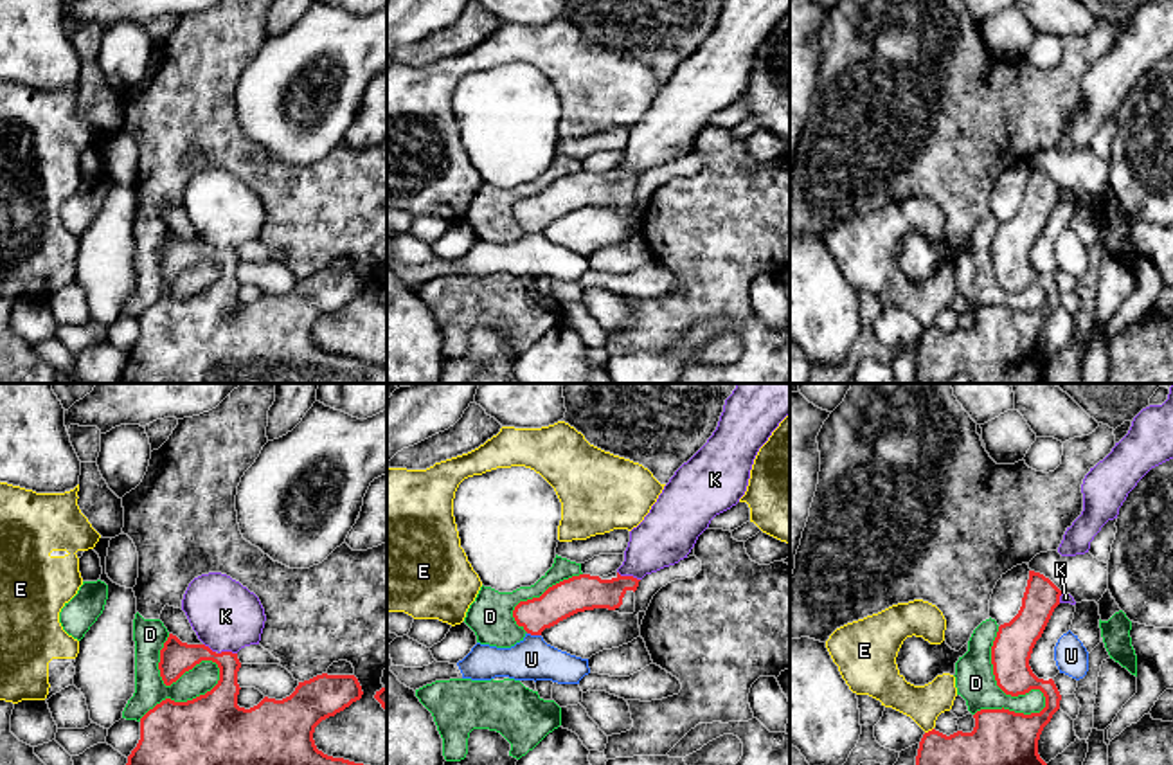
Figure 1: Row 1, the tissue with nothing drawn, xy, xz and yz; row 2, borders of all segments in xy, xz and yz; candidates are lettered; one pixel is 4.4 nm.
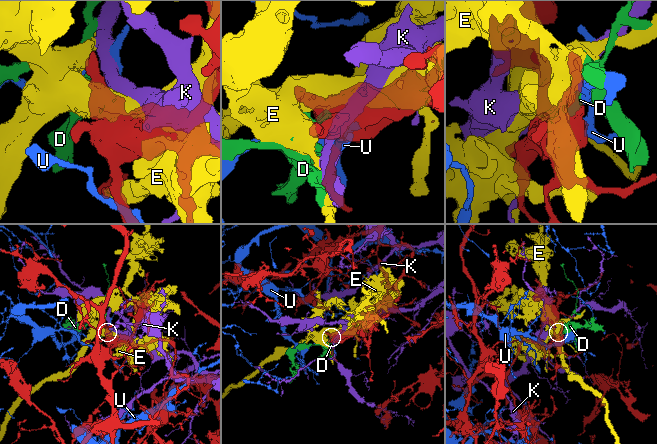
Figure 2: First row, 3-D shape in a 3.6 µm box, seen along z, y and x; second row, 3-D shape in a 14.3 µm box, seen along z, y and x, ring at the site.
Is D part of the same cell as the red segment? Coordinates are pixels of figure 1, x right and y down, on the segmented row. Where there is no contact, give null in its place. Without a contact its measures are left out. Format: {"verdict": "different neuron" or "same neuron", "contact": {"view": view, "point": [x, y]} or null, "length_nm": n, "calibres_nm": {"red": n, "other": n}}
{"verdict": "different neuron", "contact": {"view": "xy", "point": [188, 701]}, "length_nm": 440, "calibres_nm": {"red": 320, "other": 140}}

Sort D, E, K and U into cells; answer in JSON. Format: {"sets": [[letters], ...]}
{"sets": [["D"], ["E"], ["K"], ["U"]]}

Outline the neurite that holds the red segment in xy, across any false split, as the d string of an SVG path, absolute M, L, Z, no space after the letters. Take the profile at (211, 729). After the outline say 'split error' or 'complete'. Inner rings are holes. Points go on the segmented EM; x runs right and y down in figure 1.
M169 634L160 650L160 677L166 686L176 682L201 661L219 668L218 684L187 702L162 700L140 718L140 740L128 756L126 765L363 765L333 758L317 749L315 727L360 700L363 691L354 675L317 675L299 682L295 691L282 698L264 697L257 706L237 706L237 653L216 653L205 644L187 644Z | complete

